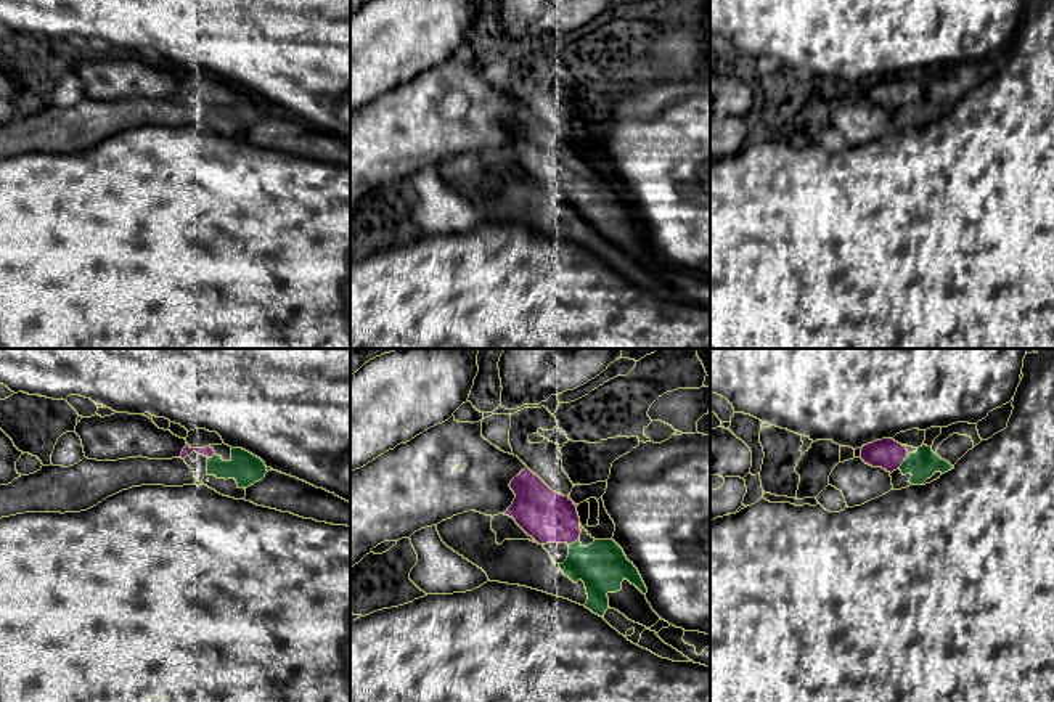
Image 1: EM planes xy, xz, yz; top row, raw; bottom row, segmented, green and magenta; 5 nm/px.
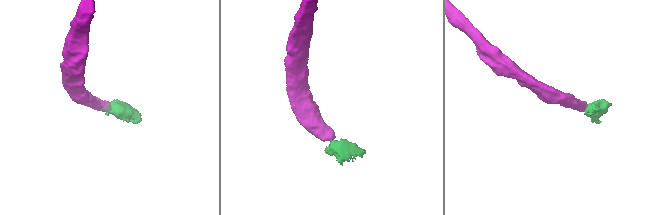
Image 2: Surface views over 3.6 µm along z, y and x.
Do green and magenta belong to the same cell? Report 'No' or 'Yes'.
Yes

